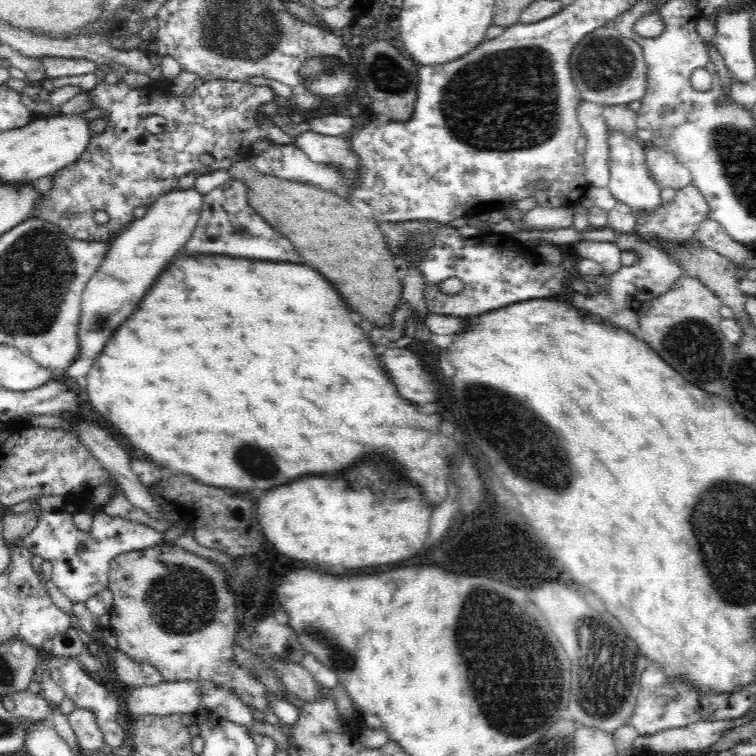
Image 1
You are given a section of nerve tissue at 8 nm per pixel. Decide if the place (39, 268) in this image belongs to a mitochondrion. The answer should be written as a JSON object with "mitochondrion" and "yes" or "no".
{"mitochondrion":"yes"}

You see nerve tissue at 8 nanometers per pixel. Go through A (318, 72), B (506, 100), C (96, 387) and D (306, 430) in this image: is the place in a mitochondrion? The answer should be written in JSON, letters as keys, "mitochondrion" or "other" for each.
{"A":"mitochondrion","B":"mitochondrion","C":"other","D":"other"}

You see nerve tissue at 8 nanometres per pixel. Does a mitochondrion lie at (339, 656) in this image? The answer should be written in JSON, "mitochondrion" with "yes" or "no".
{"mitochondrion":"yes"}

